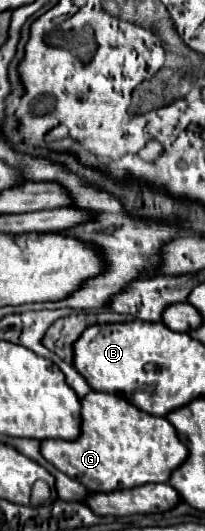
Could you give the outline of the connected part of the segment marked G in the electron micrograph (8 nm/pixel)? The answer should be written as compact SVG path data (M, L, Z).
M89 392L81 400L81 434L73 442L41 442L43 458L91 492L113 492L143 486L147 482L167 482L171 468L187 458L187 448L179 442L175 428L161 416L151 416L131 402Z

